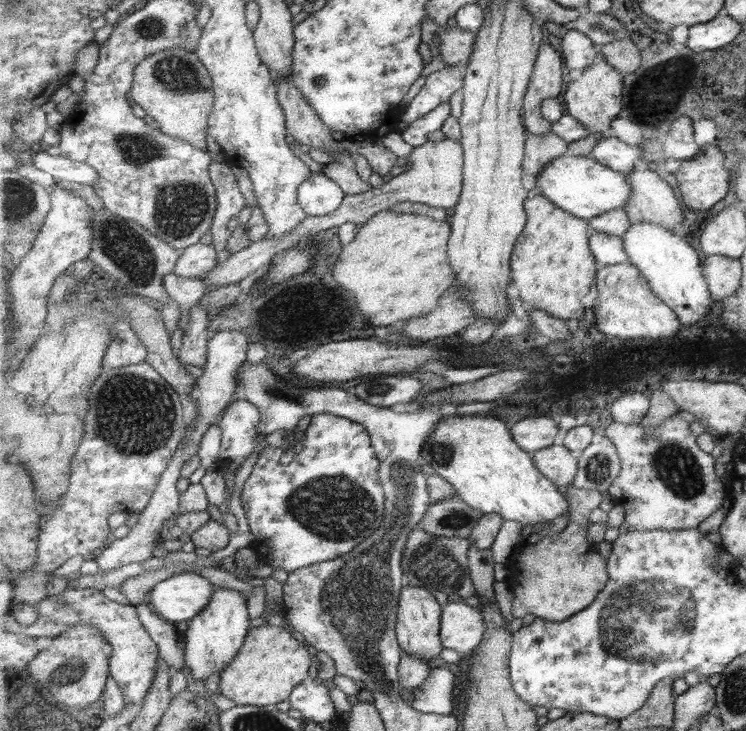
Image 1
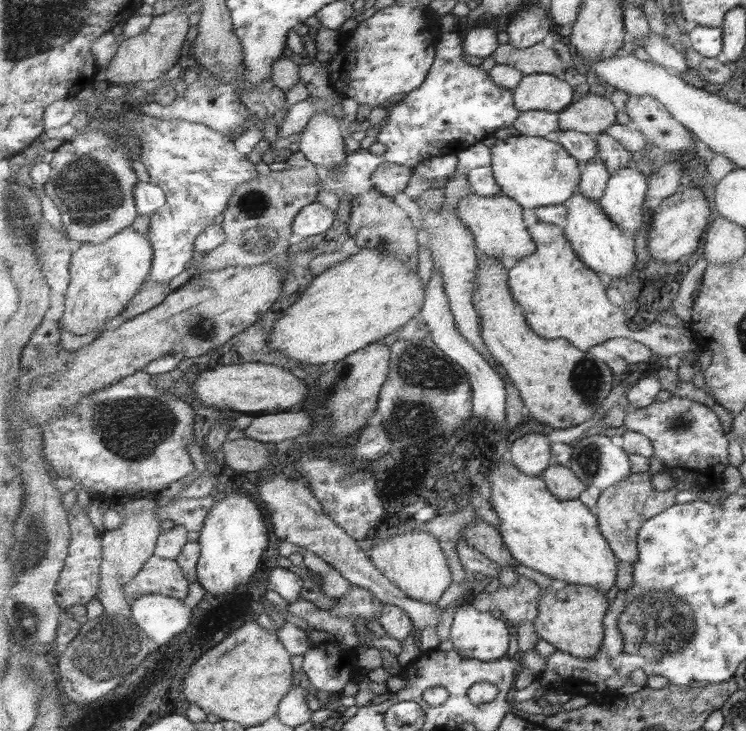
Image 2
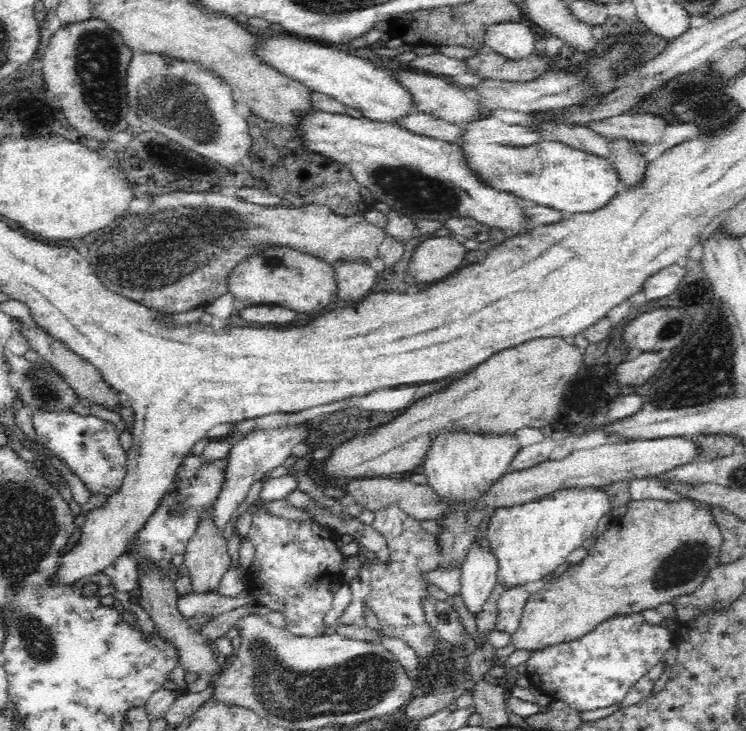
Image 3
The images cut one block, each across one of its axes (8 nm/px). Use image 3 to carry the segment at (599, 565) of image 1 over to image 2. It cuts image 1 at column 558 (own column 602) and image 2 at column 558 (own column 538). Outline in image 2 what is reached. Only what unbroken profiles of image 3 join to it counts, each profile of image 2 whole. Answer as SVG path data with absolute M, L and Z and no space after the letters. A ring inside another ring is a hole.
M567 584L559 590L549 586L542 590L538 607L539 614L533 625L541 639L582 659L590 659L600 653L606 632L604 618L610 607L607 593L589 585Z

